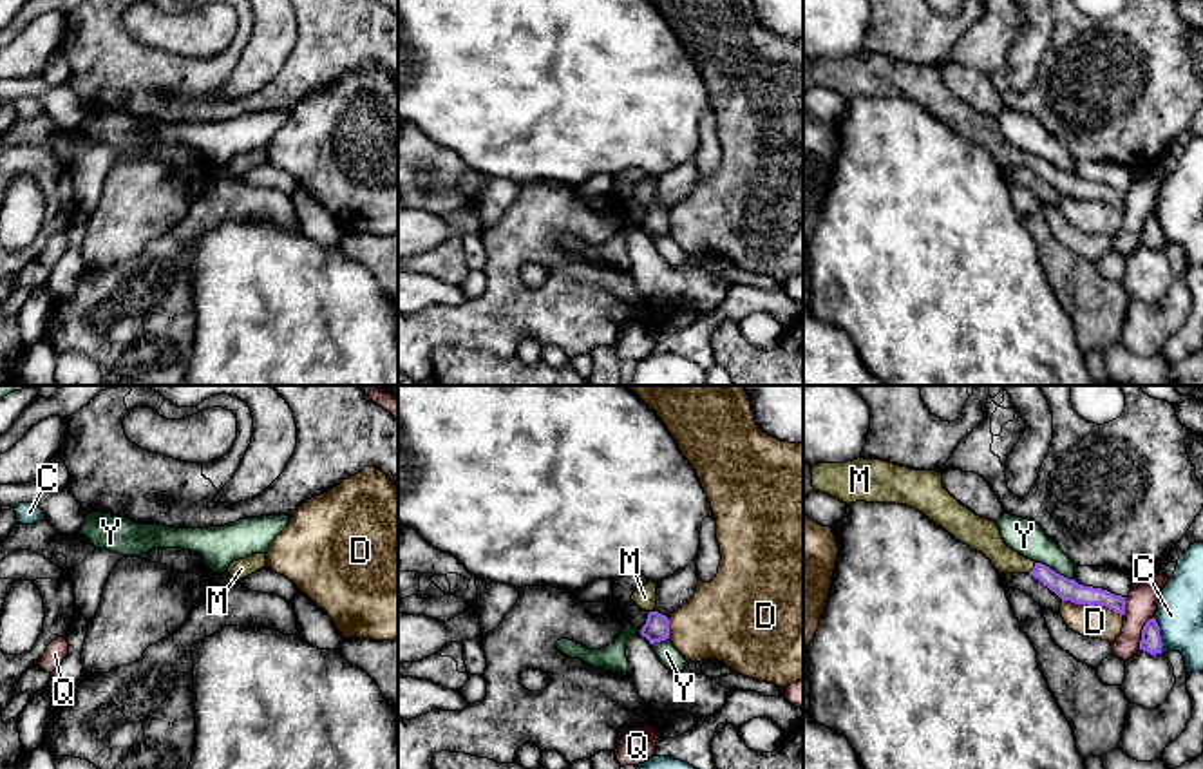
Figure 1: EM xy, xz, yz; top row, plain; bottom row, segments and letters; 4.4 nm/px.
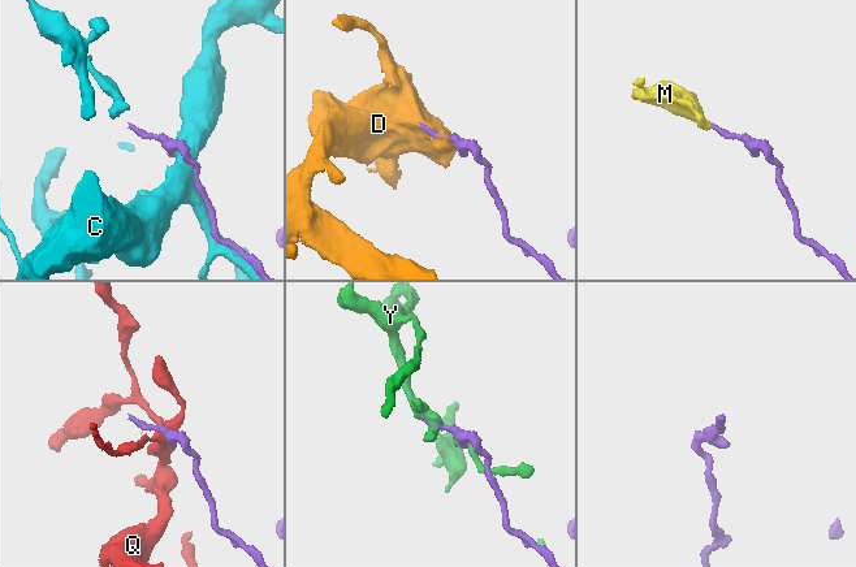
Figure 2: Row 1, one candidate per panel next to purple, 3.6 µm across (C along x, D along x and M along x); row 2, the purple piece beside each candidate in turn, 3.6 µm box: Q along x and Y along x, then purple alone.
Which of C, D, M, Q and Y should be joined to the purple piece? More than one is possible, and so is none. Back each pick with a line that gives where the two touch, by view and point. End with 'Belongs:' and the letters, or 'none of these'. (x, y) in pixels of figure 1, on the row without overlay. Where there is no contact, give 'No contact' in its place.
M: Touches purple at yz (1033, 163)
Belongs: M

